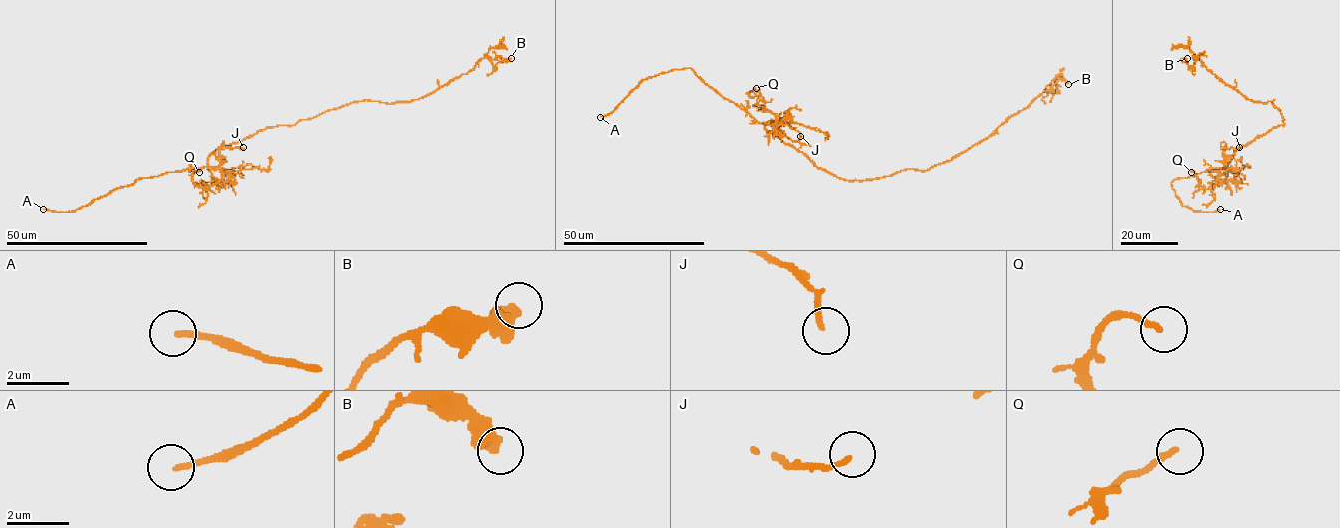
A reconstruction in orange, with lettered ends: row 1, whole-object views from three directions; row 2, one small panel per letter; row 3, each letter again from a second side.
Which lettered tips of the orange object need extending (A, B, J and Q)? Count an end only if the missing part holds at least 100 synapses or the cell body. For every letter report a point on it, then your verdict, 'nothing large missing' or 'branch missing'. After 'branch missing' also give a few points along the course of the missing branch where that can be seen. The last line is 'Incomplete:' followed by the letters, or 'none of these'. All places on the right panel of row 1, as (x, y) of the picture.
A: (1220, 209) | branch missing | (1220, 209), (1232, 211)
B: (1187, 58) | nothing large missing
J: (1239, 147) | nothing large missing
Q: (1191, 172) | nothing large missing
Incomplete: A

